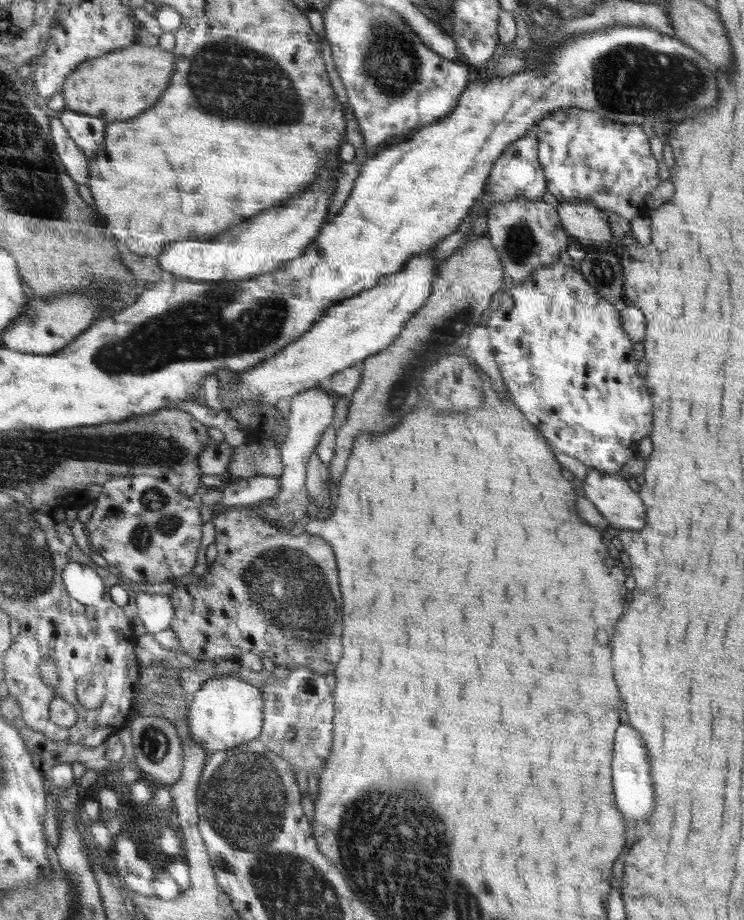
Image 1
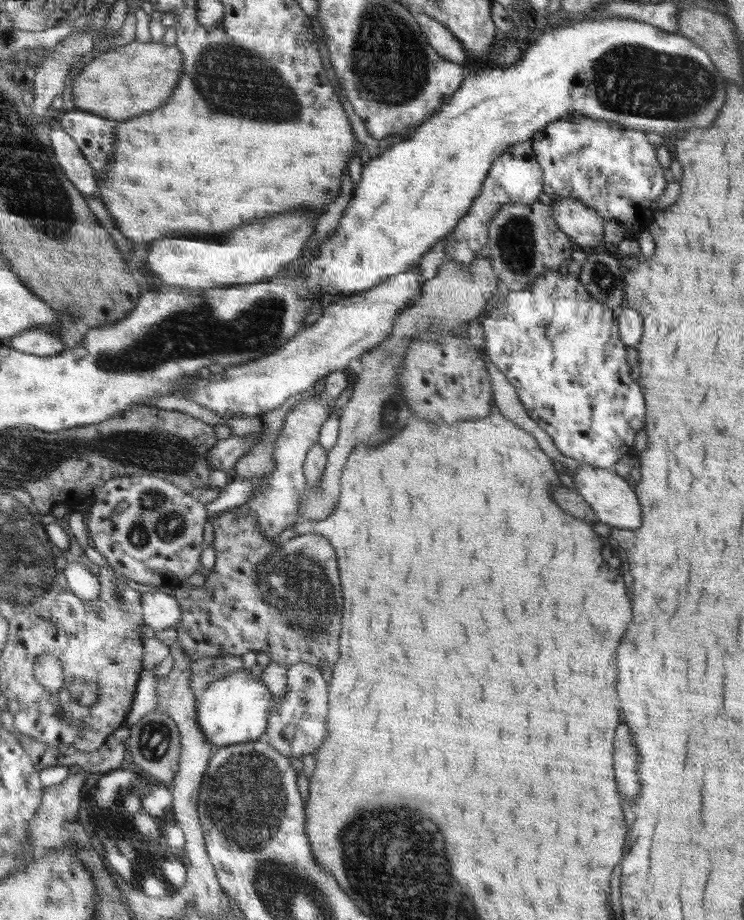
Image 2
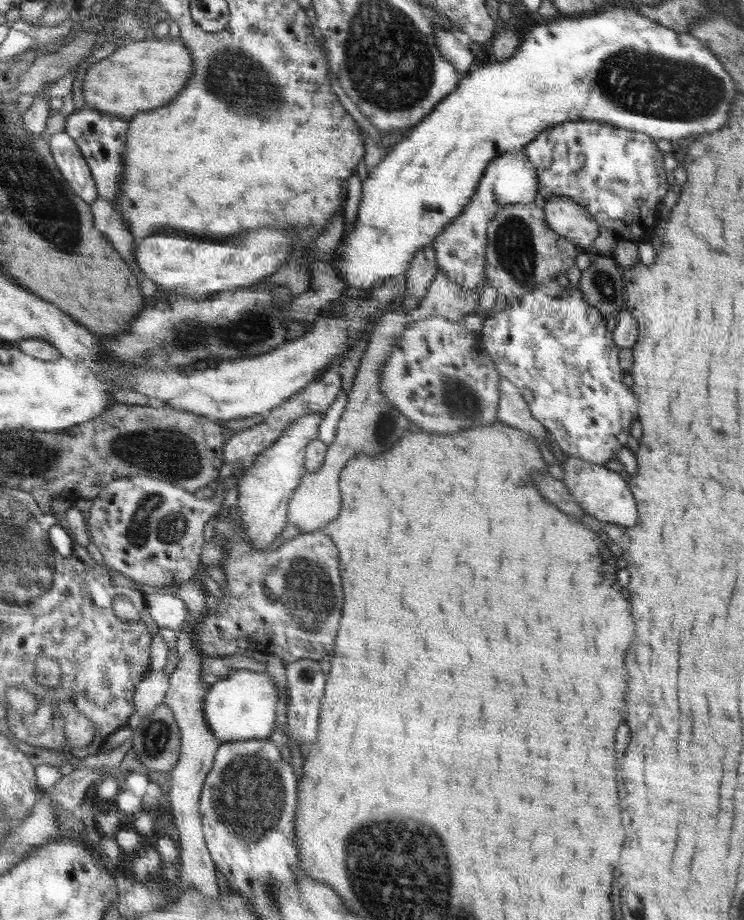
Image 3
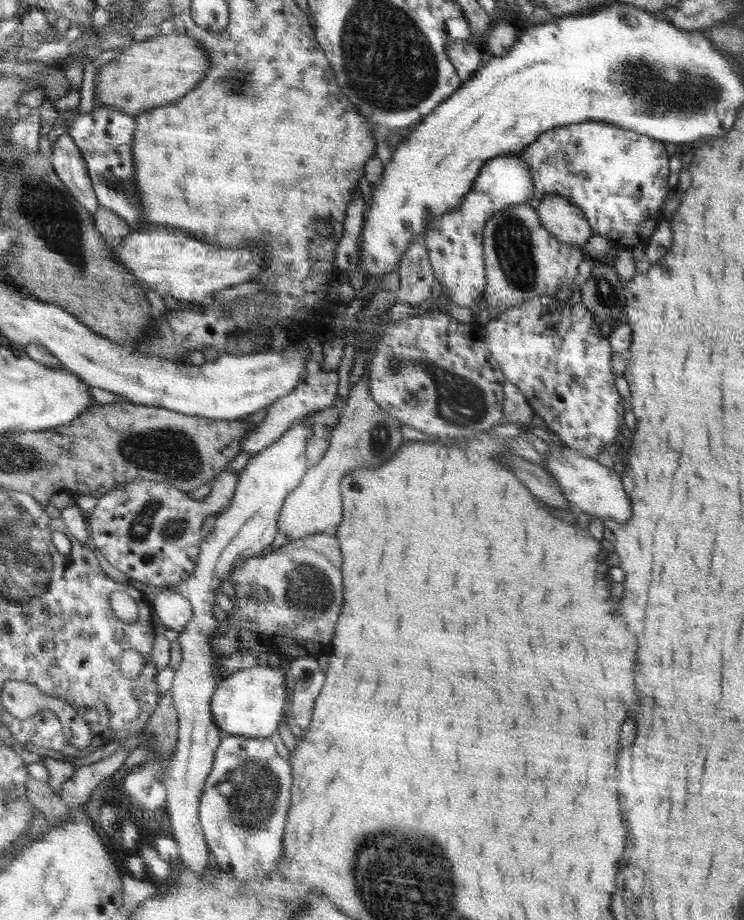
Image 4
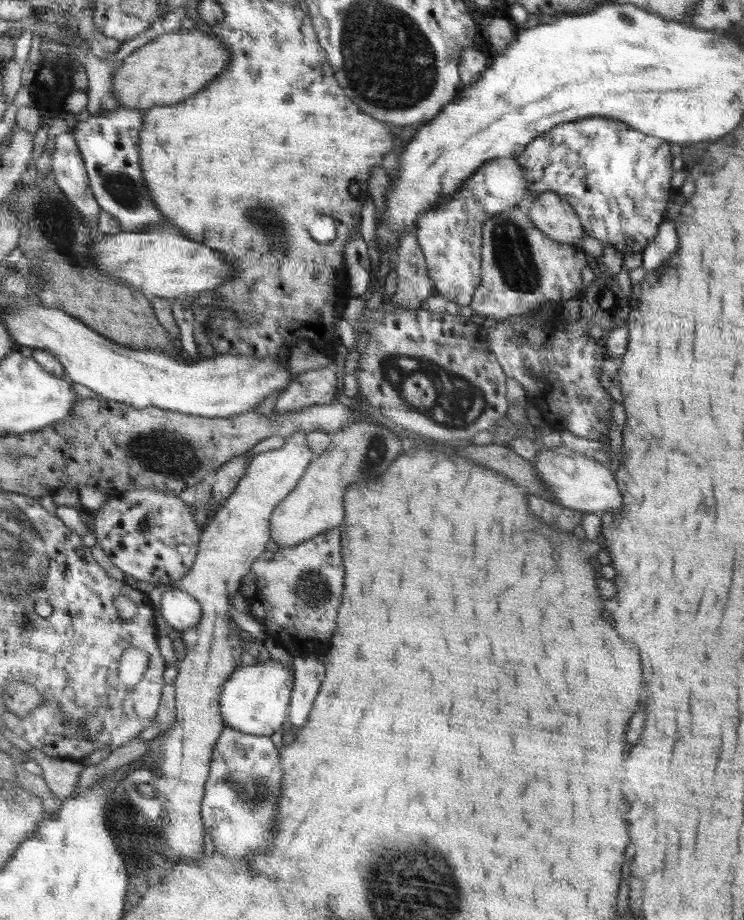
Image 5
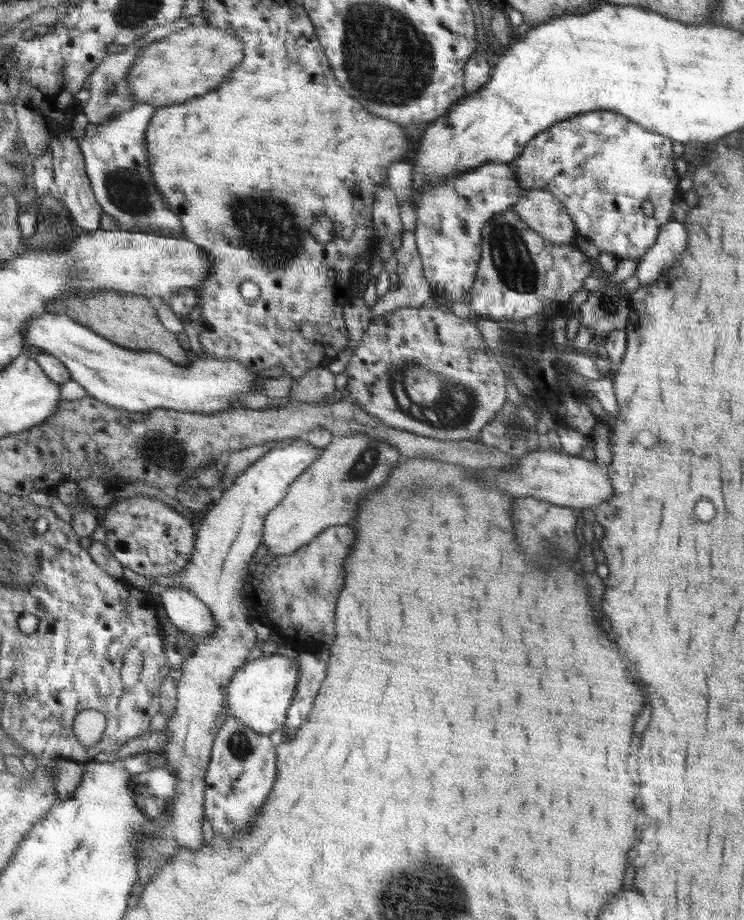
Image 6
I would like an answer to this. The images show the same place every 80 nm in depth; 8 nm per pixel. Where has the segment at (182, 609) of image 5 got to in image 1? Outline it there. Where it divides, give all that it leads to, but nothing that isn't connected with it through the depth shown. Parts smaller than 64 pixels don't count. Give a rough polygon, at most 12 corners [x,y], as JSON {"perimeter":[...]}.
{"perimeter":[[142,591],[139,617],[152,634],[170,628],[173,600]]}

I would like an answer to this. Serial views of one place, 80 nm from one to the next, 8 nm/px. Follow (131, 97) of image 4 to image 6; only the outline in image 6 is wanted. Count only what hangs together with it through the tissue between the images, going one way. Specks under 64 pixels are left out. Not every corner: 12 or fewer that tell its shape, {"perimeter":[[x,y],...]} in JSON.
{"perimeter":[[190,26],[144,49],[140,105],[216,89],[244,60],[237,34]]}

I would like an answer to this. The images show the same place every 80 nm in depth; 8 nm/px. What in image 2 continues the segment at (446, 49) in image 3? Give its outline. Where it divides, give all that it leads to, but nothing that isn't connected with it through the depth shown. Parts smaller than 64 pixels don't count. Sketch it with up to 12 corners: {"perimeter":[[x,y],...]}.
{"perimeter":[[412,6],[430,46],[464,66],[468,54],[457,35]]}

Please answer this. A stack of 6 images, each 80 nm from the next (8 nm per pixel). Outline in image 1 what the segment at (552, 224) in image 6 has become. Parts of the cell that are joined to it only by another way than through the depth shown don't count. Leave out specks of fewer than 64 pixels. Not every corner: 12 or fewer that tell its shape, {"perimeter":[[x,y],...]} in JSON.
{"perimeter":[[561,201],[561,222],[582,245],[612,240],[608,213]]}

